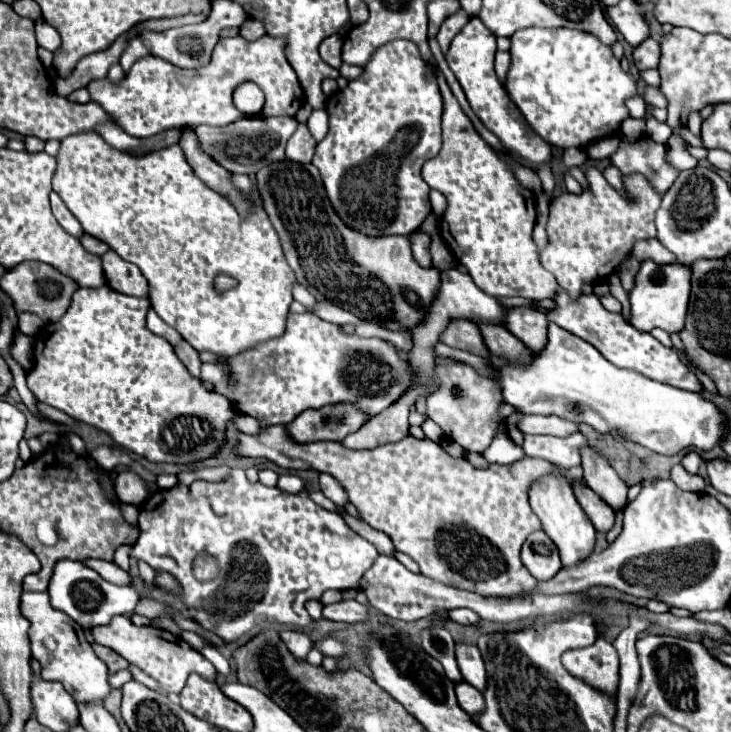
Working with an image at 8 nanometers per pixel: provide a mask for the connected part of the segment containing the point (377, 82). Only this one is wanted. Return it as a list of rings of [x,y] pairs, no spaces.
[[[396,39],[376,49],[368,65],[364,65],[364,73],[326,99],[326,111],[330,129],[316,145],[312,163],[318,167],[326,193],[340,219],[352,229],[368,235],[410,235],[416,231],[432,213],[428,199],[430,187],[422,179],[420,169],[424,161],[438,155],[442,147],[442,97],[434,69],[420,57],[416,45]]]

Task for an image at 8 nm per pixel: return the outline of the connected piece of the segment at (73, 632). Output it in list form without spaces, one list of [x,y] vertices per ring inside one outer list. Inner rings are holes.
[[[24,591],[20,607],[22,615],[30,621],[30,649],[32,657],[42,665],[42,679],[62,683],[76,703],[102,703],[110,693],[108,669],[92,651],[92,645],[84,637],[84,629],[64,611],[58,611],[50,605],[48,591]]]

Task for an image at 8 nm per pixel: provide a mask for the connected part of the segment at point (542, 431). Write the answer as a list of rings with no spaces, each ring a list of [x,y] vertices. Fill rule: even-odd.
[[[524,415],[518,421],[518,429],[524,435],[556,435],[556,437],[568,437],[574,431],[578,431],[578,425],[572,425],[572,421],[564,421],[560,417]]]

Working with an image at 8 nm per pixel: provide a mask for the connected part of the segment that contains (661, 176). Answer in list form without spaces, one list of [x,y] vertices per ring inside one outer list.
[[[646,133],[632,143],[620,141],[618,151],[610,157],[610,163],[618,167],[622,175],[644,175],[652,189],[660,195],[664,195],[680,175],[680,171],[668,163],[666,147],[652,141]]]

